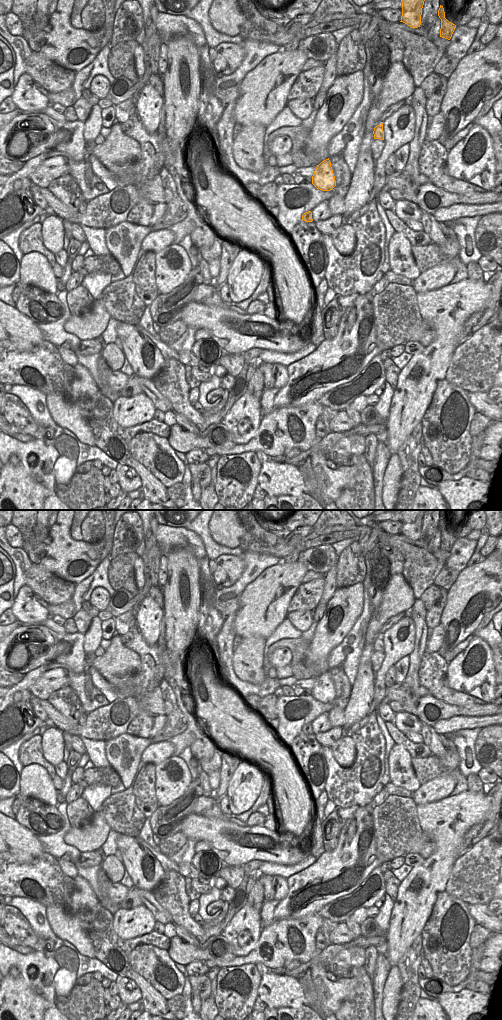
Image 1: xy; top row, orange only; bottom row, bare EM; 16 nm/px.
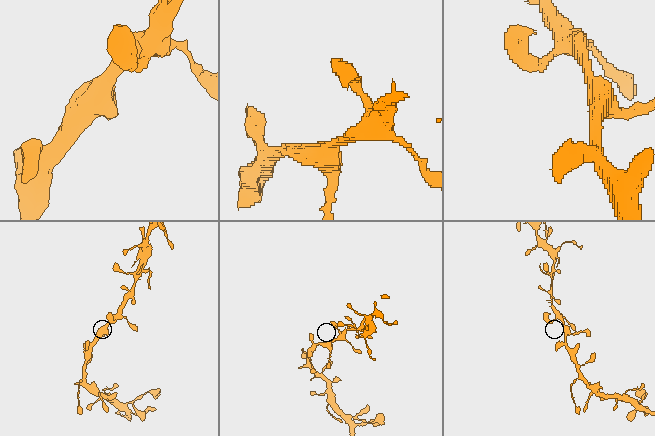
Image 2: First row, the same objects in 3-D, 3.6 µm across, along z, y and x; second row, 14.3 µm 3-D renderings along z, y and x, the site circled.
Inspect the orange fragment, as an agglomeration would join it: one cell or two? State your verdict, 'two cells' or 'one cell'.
one cell

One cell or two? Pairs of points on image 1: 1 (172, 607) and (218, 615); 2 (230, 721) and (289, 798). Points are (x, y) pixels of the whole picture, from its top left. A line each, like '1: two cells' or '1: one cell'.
1: two cells
2: one cell

